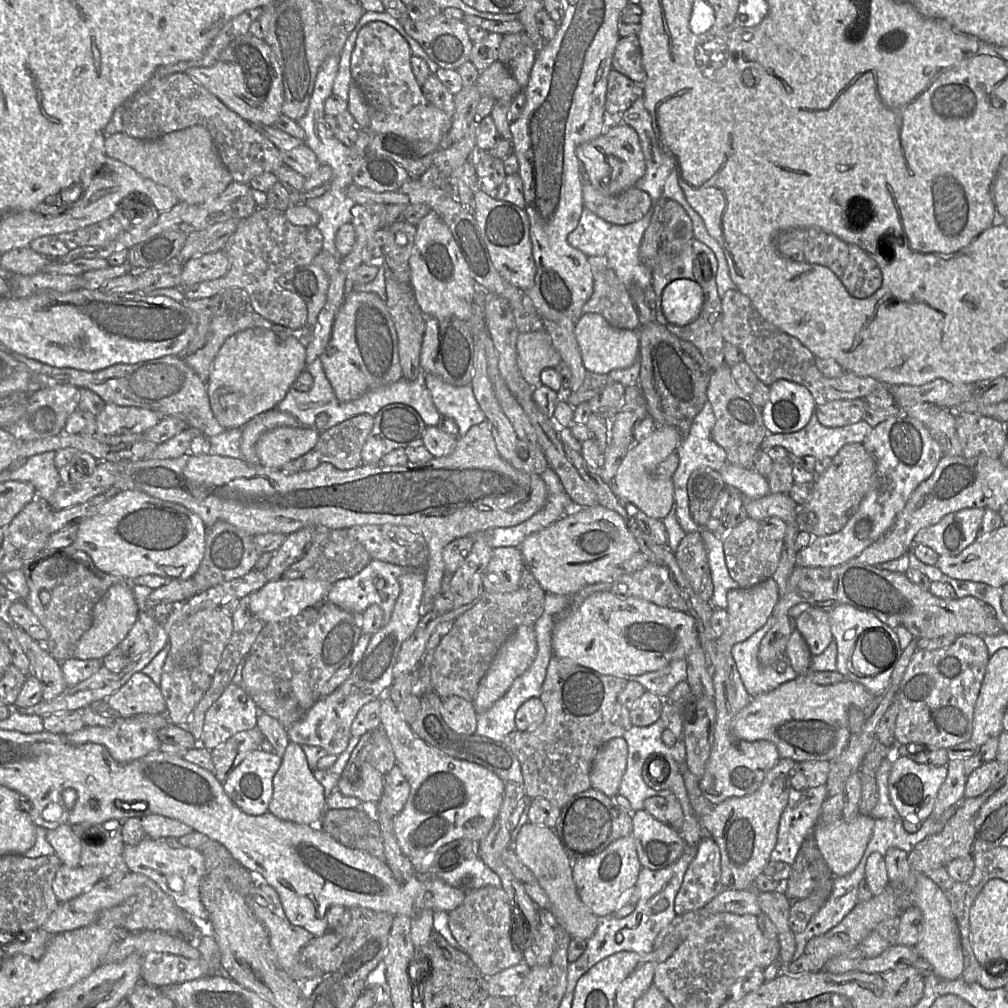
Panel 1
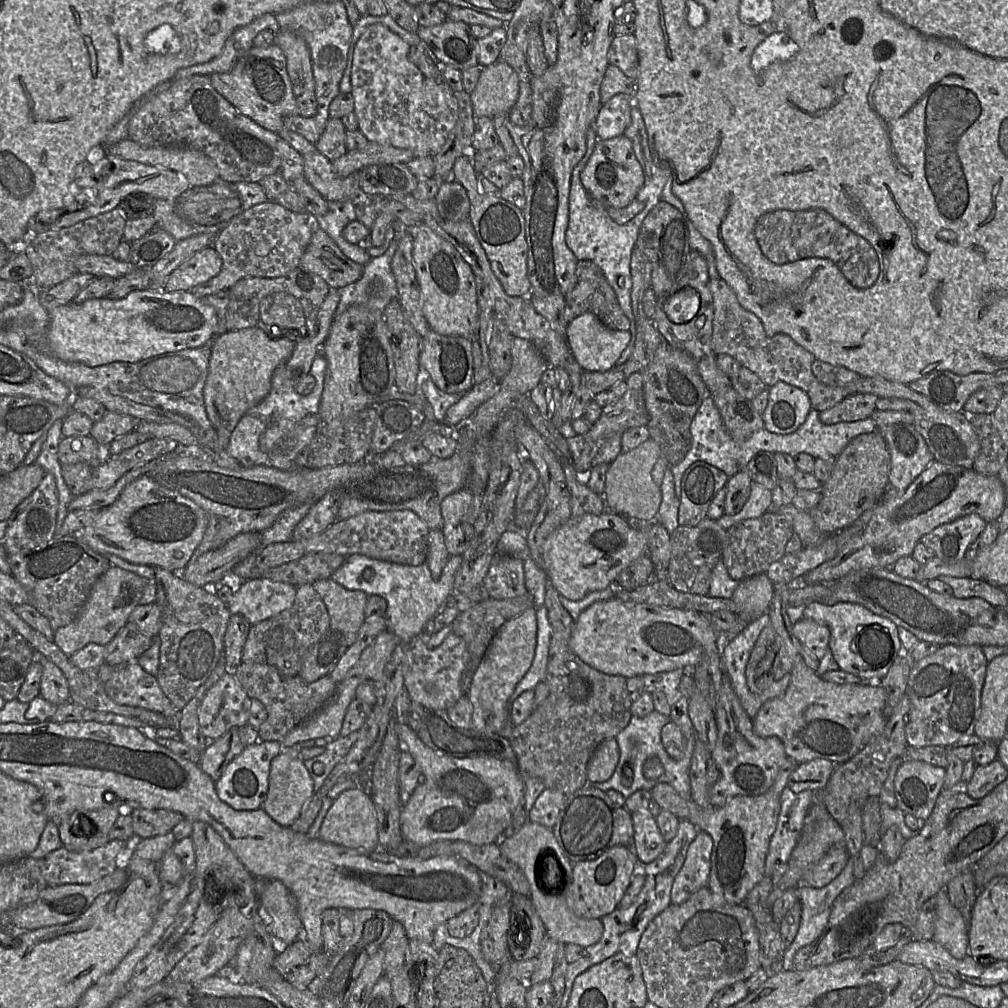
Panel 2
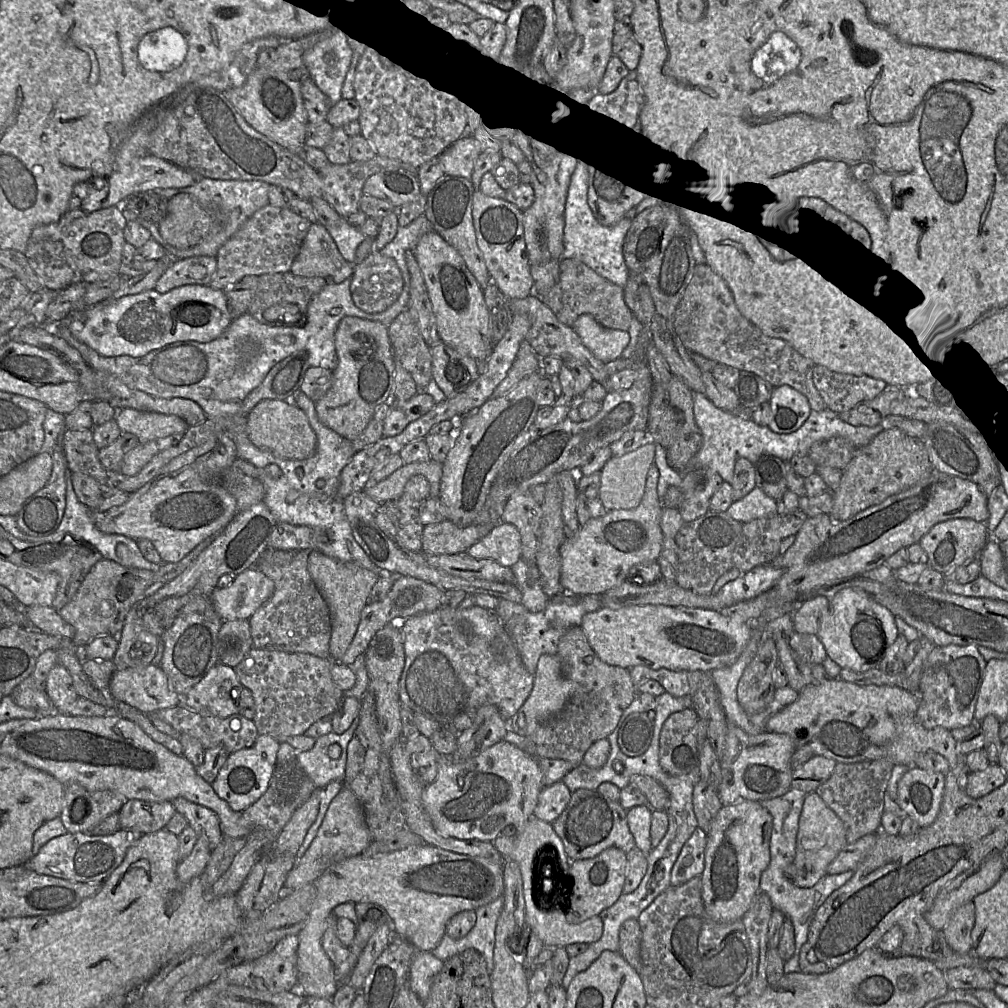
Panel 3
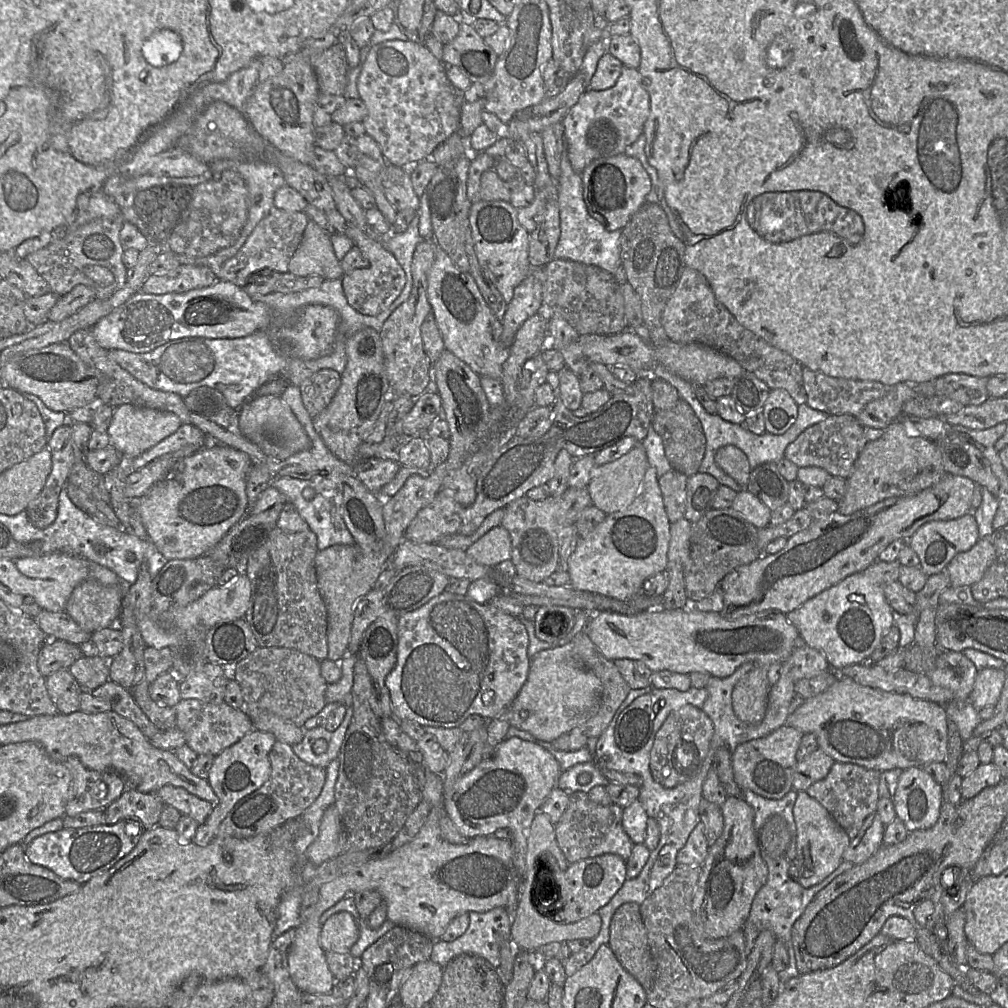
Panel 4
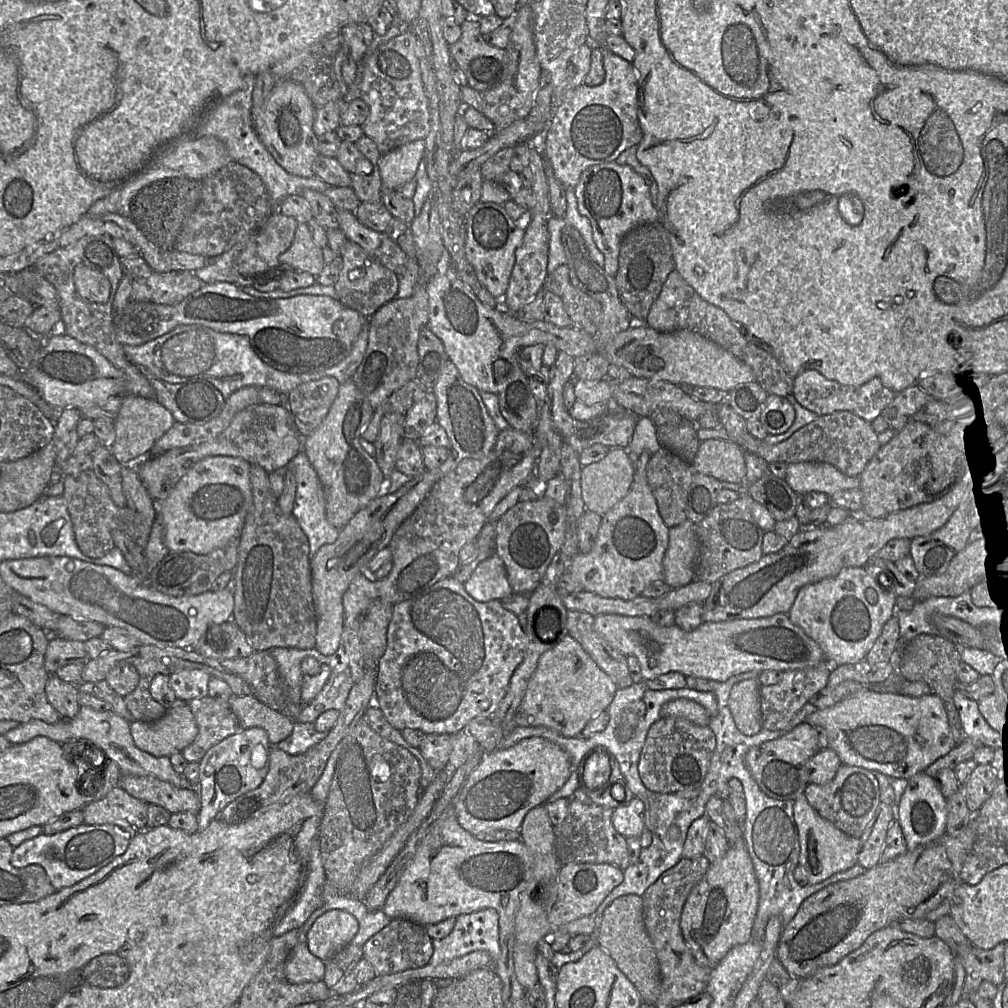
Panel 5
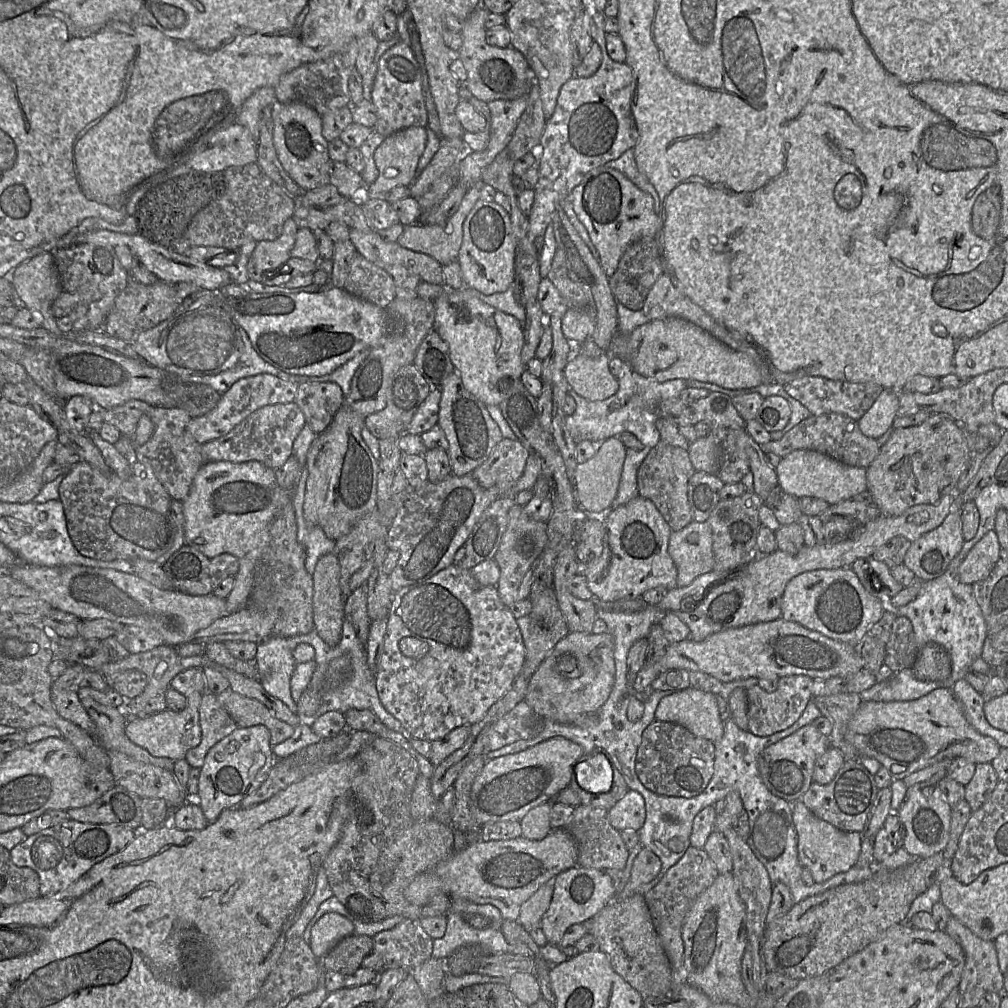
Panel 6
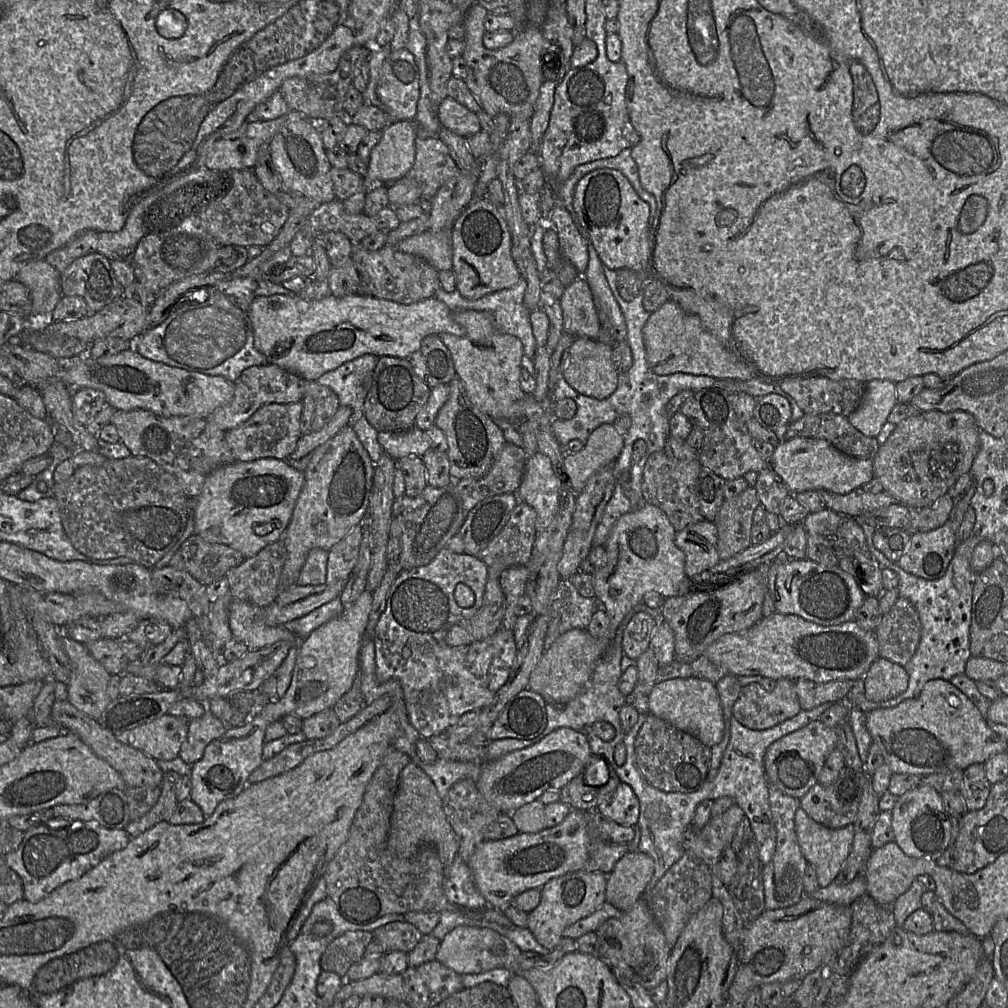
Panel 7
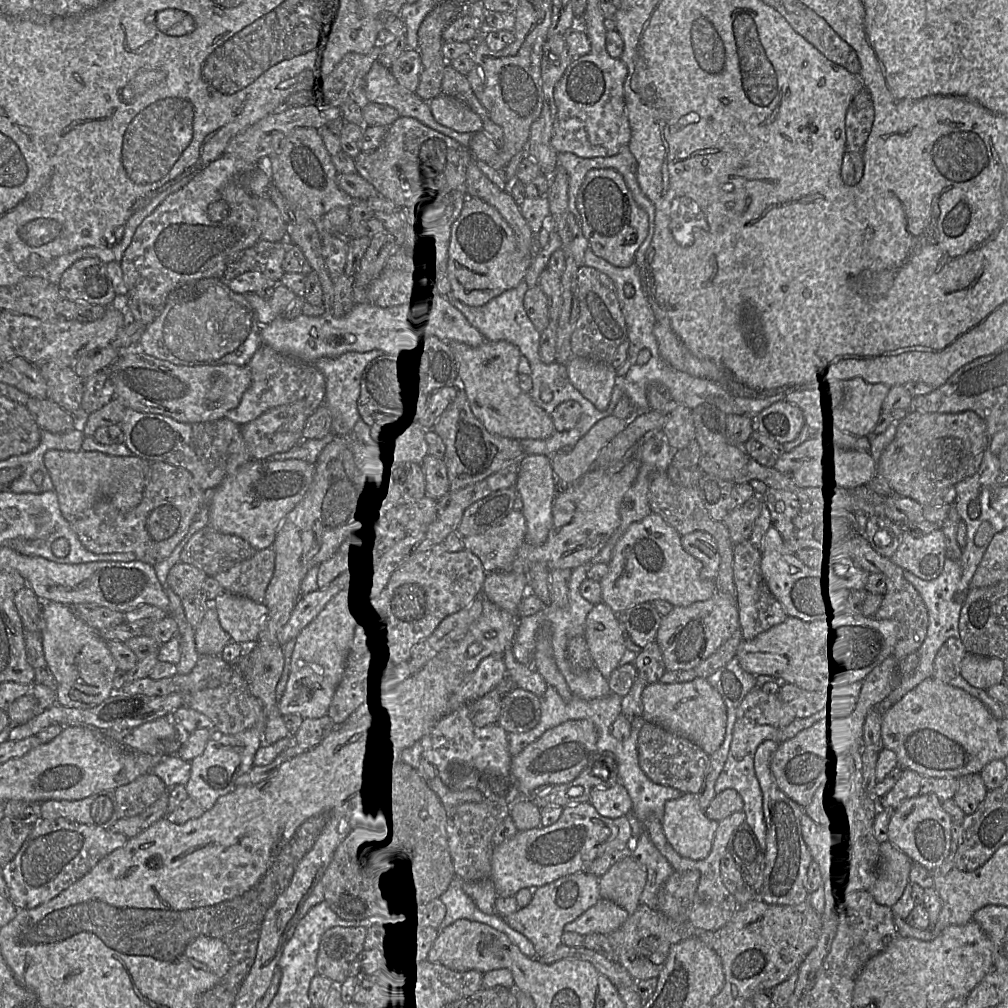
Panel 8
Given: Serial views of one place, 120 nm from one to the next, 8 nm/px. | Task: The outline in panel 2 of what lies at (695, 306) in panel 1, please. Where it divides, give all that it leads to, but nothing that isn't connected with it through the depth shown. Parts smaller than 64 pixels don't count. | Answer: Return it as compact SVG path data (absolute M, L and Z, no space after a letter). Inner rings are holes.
M683 287L662 302L662 309L676 324L692 320L700 308L700 295L691 287Z

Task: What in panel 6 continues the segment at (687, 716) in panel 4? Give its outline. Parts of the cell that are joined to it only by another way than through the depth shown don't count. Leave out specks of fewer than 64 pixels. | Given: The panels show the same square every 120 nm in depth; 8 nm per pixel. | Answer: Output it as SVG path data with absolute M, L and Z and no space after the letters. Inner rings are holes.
M654 720L643 731L635 771L640 782L653 793L691 798L707 787L714 771L714 757L714 742L695 736L680 724Z

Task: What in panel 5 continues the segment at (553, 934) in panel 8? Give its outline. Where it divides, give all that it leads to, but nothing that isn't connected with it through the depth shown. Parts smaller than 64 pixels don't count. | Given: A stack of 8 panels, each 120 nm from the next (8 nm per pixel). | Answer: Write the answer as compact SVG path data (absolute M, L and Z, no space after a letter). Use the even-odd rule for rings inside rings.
M608 863L563 864L557 876L557 899L548 913L553 928L593 915L608 894L624 880L624 870Z

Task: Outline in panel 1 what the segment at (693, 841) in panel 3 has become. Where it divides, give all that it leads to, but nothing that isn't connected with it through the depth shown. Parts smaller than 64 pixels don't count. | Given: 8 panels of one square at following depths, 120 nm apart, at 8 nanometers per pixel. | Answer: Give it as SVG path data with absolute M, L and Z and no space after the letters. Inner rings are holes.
M705 836L697 845L696 856L689 864L676 895L675 914L697 912L722 891L719 847L712 838Z

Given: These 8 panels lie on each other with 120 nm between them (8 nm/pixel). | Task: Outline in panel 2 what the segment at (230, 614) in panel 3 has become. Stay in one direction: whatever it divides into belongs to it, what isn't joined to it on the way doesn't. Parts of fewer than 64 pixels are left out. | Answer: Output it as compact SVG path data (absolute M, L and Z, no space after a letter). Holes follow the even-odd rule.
M254 578L240 581L236 591L226 603L232 615L243 615L252 625L278 615L290 608L296 597L296 586L284 582L277 582L268 578Z

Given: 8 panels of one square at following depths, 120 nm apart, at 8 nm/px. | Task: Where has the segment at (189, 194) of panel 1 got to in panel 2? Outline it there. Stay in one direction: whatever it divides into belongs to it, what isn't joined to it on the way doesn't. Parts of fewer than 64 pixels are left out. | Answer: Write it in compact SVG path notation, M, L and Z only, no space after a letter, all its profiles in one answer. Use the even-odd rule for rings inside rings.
M129 138L105 147L110 155L181 173L188 180L190 187L208 186L218 180L214 161L193 148L147 147Z

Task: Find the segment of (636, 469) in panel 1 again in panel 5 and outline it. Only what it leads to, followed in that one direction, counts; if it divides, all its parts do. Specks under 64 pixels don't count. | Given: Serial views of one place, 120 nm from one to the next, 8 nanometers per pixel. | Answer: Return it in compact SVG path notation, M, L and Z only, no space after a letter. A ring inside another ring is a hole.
M619 447L611 448L602 460L582 467L581 487L586 510L603 517L627 495L633 484L635 471L629 452Z

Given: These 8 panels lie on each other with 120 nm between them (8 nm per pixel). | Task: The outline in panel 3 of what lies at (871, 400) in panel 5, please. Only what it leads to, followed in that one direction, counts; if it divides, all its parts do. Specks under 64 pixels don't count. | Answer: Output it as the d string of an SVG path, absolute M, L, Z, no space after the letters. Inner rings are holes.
M818 364L812 366L812 380L826 408L836 413L875 398L887 385L867 375L838 373Z

